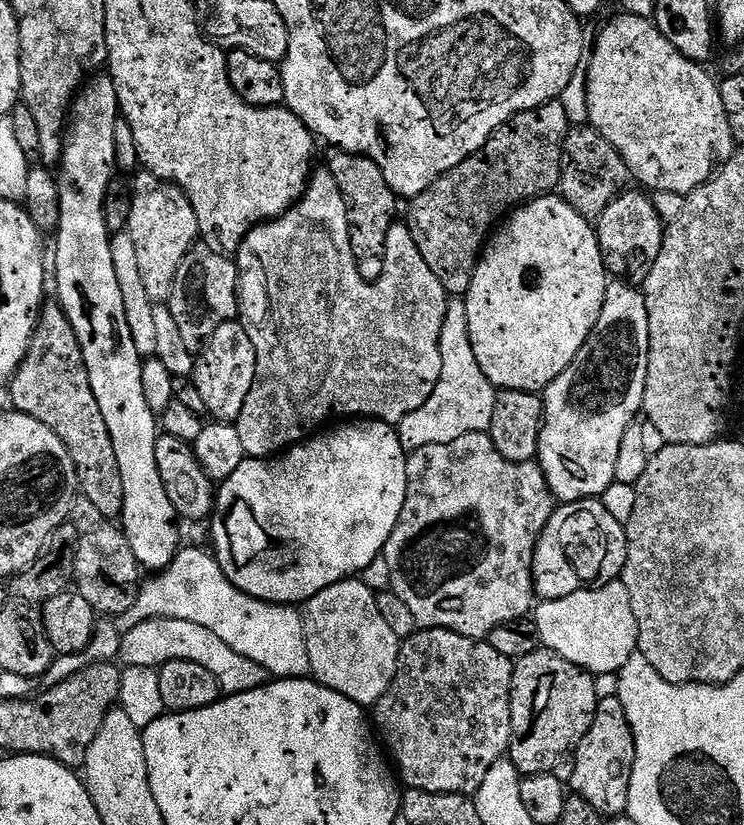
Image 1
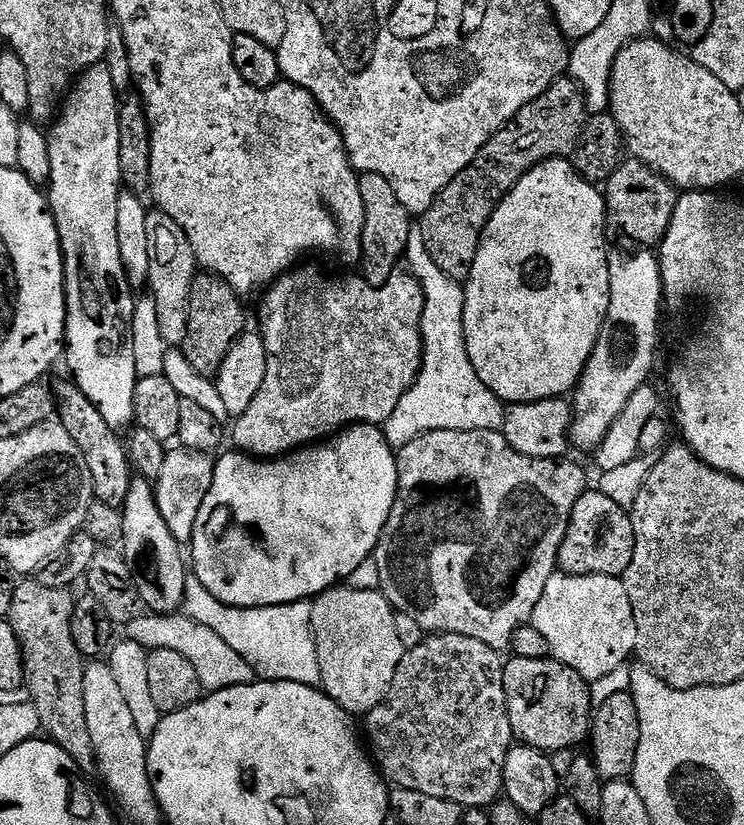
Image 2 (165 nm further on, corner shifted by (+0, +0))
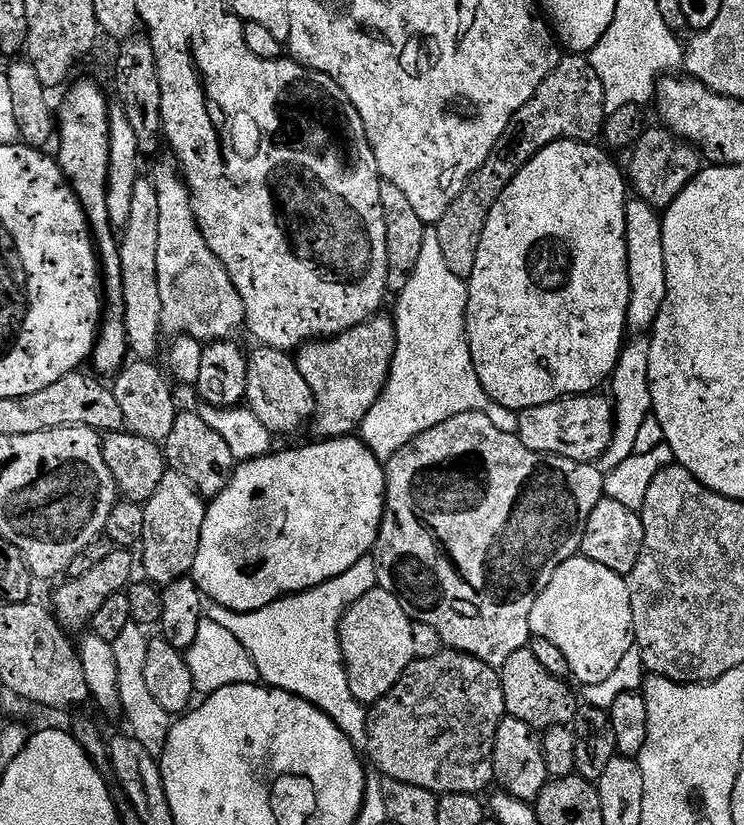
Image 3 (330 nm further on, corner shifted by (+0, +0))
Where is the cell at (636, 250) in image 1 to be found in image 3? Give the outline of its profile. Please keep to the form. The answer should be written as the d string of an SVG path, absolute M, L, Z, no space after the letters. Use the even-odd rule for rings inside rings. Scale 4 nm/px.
M663 127L645 129L642 138L631 151L632 160L626 168L628 182L633 193L647 201L656 211L663 212L673 204L678 194L685 189L702 170L699 151L687 141L681 140Z

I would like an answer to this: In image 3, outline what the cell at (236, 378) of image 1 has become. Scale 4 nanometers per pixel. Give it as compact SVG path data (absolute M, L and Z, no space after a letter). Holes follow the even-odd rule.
M263 346L255 350L256 353L248 356L248 381L244 395L247 408L258 414L258 422L273 434L298 431L307 420L309 423L313 419L316 411L306 378L302 378L299 366L289 353Z

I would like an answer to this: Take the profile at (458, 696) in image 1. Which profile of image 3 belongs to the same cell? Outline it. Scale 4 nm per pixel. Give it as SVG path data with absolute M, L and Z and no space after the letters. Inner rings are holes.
M441 650L432 658L415 659L412 665L404 671L402 678L383 696L379 702L371 705L367 709L368 713L368 730L366 733L366 745L368 744L368 756L372 759L372 764L377 768L381 777L406 782L410 786L422 786L422 790L430 790L436 793L437 797L446 794L470 794L471 796L480 796L488 787L493 787L496 772L492 755L494 754L494 738L498 734L498 726L504 720L506 715L504 711L504 695L500 685L500 673L489 664L468 656L464 652L454 652L451 650Z

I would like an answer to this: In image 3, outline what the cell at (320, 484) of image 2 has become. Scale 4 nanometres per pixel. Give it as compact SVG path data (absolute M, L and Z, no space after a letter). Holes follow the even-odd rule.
M355 435L324 438L319 442L321 444L308 444L305 448L288 448L285 452L276 450L256 460L237 463L229 484L220 494L210 500L204 517L204 538L200 541L196 565L192 568L190 576L211 603L229 608L231 612L256 612L276 600L310 590L330 578L338 578L338 574L346 574L346 570L350 570L350 566L354 566L358 558L369 555L375 549L384 517L385 465Z

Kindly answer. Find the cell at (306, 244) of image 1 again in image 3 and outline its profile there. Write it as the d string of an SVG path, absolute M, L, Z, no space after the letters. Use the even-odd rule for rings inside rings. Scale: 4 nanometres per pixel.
M374 315L341 336L313 343L310 350L301 351L295 357L302 378L306 378L316 403L314 425L321 432L321 437L353 435L370 408L378 402L391 372L396 344L393 317L384 315Z

